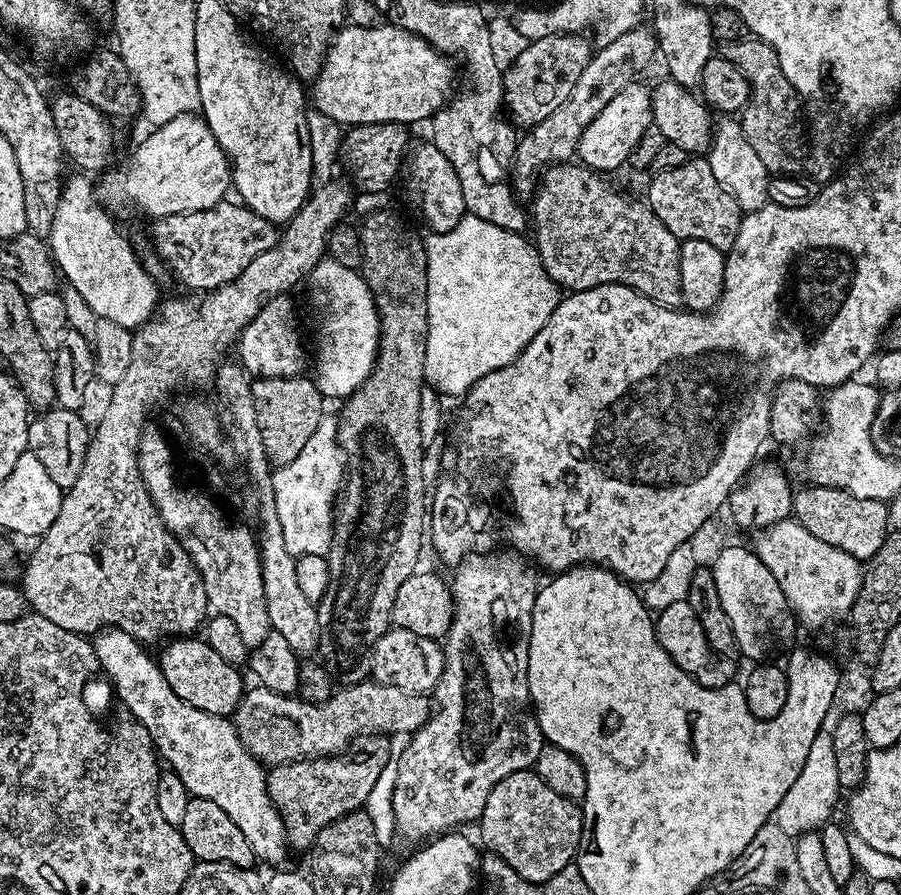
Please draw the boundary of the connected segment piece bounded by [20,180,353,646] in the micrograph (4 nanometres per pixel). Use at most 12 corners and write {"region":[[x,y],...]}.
{"region":[[313,191],[282,238],[133,331],[77,482],[20,589],[35,615],[150,646],[210,609],[139,468],[153,409],[215,374],[352,204]]}

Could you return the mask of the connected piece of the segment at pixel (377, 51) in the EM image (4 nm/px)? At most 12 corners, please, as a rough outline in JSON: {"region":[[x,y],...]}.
{"region":[[391,22],[344,26],[310,88],[340,126],[413,126],[441,53]]}

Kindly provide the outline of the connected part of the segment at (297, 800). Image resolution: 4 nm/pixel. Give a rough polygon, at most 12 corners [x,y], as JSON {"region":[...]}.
{"region":[[384,734],[277,771],[296,840],[367,805],[390,762]]}

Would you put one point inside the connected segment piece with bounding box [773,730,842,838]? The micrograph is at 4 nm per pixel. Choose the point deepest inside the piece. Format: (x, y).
(809, 803)

